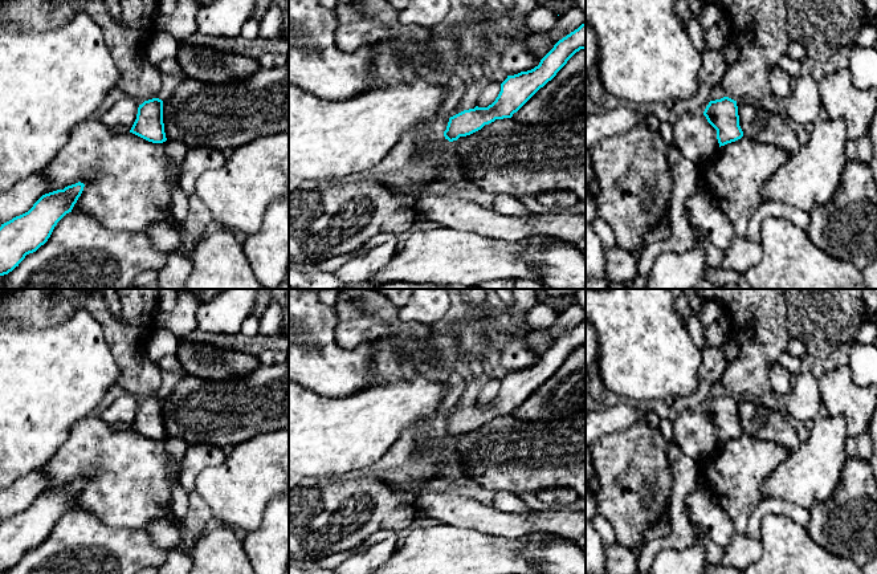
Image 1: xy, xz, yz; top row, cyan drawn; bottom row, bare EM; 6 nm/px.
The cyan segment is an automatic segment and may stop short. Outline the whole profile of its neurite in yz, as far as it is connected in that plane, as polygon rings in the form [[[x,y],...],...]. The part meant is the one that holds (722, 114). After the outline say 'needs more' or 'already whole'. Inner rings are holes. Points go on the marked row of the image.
[[[729,97],[710,101],[703,111],[703,115],[717,130],[719,147],[743,137],[743,131],[739,126],[737,101]]]; already whole

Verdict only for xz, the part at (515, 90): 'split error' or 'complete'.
complete

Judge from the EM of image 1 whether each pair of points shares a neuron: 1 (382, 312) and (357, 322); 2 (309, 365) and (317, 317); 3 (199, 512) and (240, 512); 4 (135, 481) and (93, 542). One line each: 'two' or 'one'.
1: one
2: one
3: two
4: two

